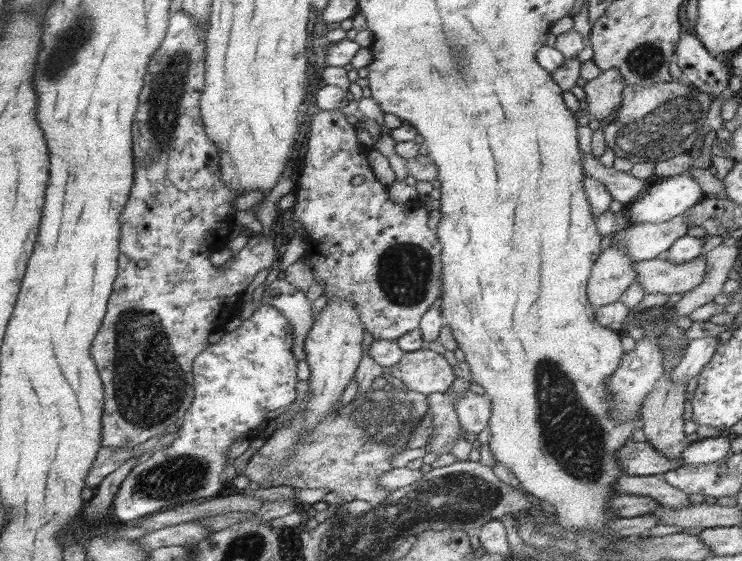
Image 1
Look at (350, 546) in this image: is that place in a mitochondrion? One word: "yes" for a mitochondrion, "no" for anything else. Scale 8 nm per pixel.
yes

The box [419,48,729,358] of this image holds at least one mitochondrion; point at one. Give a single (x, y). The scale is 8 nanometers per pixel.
(662, 128)

